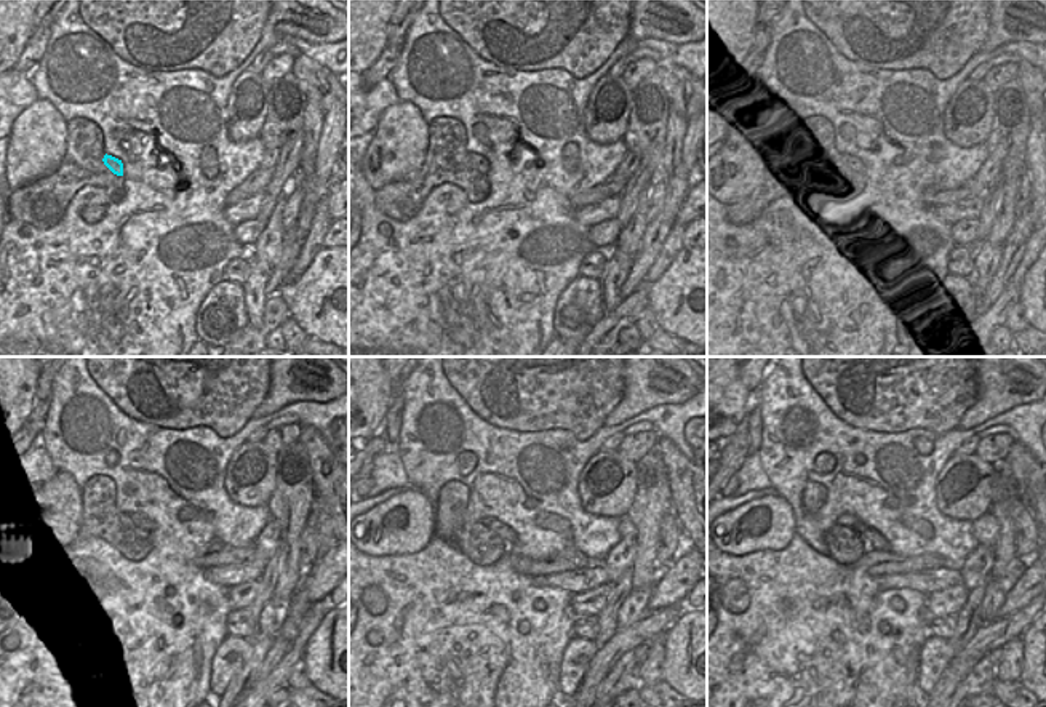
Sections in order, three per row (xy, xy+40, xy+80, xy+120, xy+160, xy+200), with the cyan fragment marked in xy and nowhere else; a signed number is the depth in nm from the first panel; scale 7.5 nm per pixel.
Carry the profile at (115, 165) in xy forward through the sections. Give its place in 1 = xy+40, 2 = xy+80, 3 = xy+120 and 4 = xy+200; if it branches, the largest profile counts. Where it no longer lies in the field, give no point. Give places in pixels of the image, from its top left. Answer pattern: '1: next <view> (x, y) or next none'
1: next xy+40 (477, 162)
2: next xy+80 (850, 165)
3: next xy+120 (136, 522)
4: next xy+200 (874, 541)

